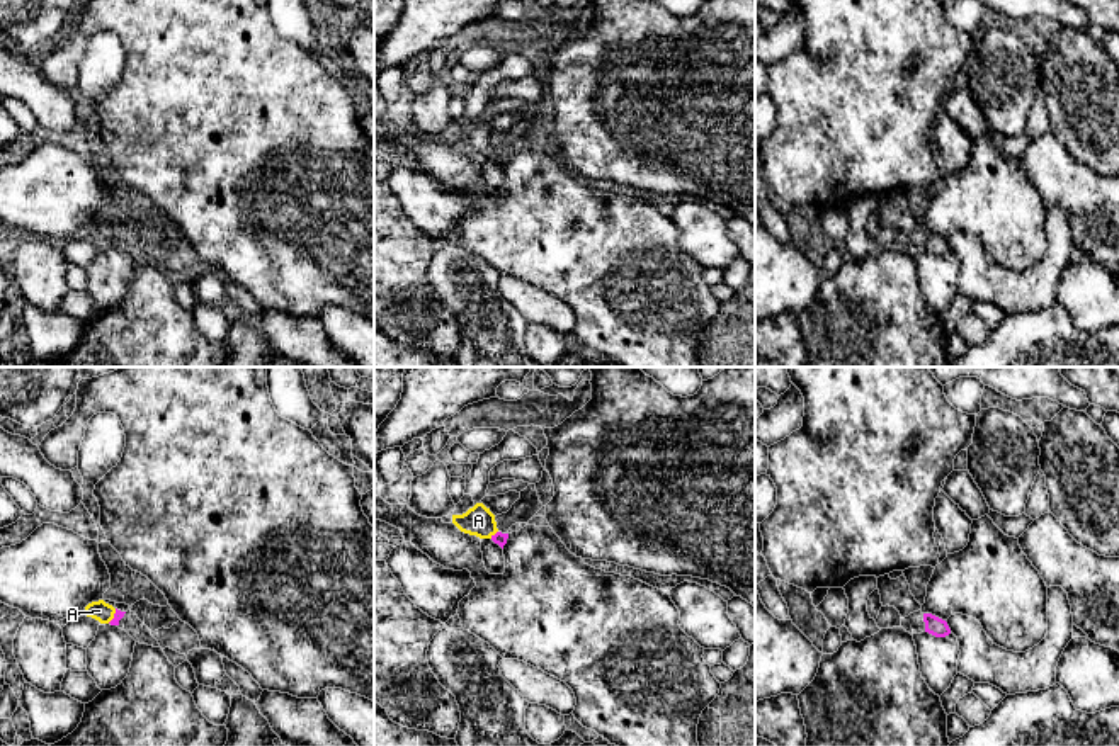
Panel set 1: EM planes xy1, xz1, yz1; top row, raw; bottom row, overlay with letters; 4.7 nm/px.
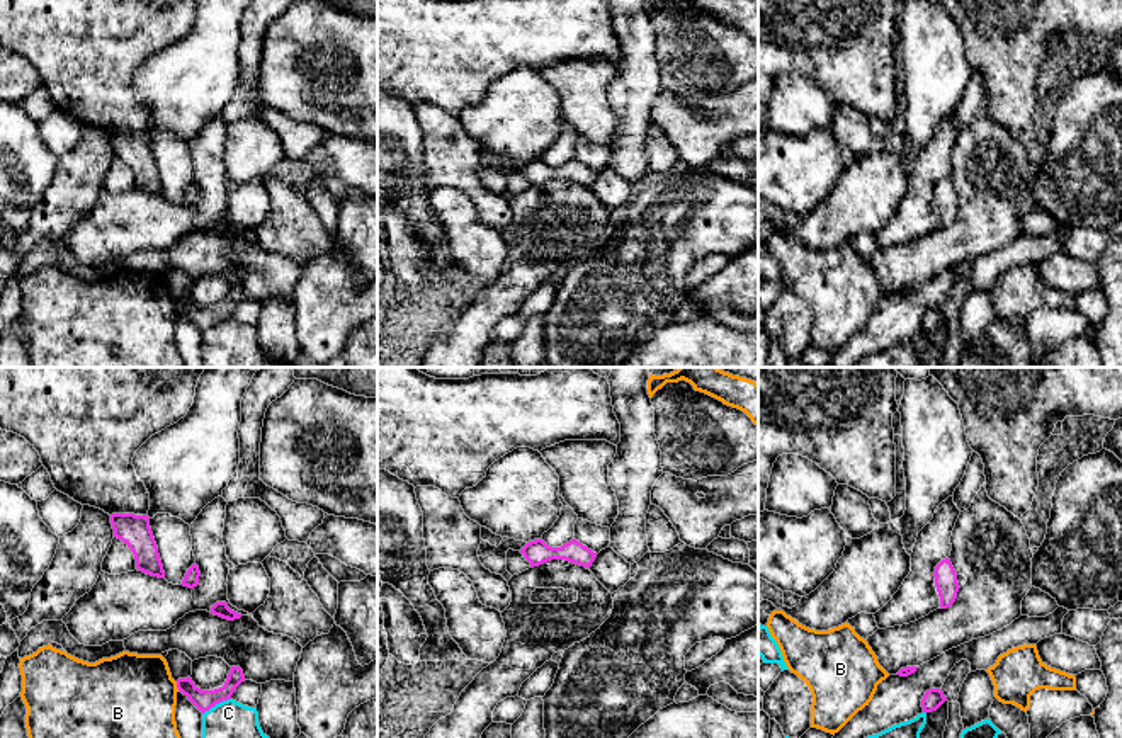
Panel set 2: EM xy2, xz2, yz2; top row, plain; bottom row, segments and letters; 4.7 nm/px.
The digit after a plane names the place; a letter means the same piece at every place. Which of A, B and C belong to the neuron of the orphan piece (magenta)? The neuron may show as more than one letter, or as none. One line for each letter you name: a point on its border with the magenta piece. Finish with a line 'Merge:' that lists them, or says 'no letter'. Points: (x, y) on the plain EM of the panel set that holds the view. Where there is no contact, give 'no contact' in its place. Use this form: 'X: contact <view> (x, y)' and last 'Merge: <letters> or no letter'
A: contact xz1 (495, 153)
Merge: A

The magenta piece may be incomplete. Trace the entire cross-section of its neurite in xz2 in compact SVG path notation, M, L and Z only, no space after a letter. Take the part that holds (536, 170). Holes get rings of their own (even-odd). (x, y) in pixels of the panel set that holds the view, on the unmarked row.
M536 158L527 162L520 172L530 182L532 187L547 182L551 179L564 179L590 187L597 177L597 172L593 172L576 158L571 158L561 167L551 167L542 158Z

